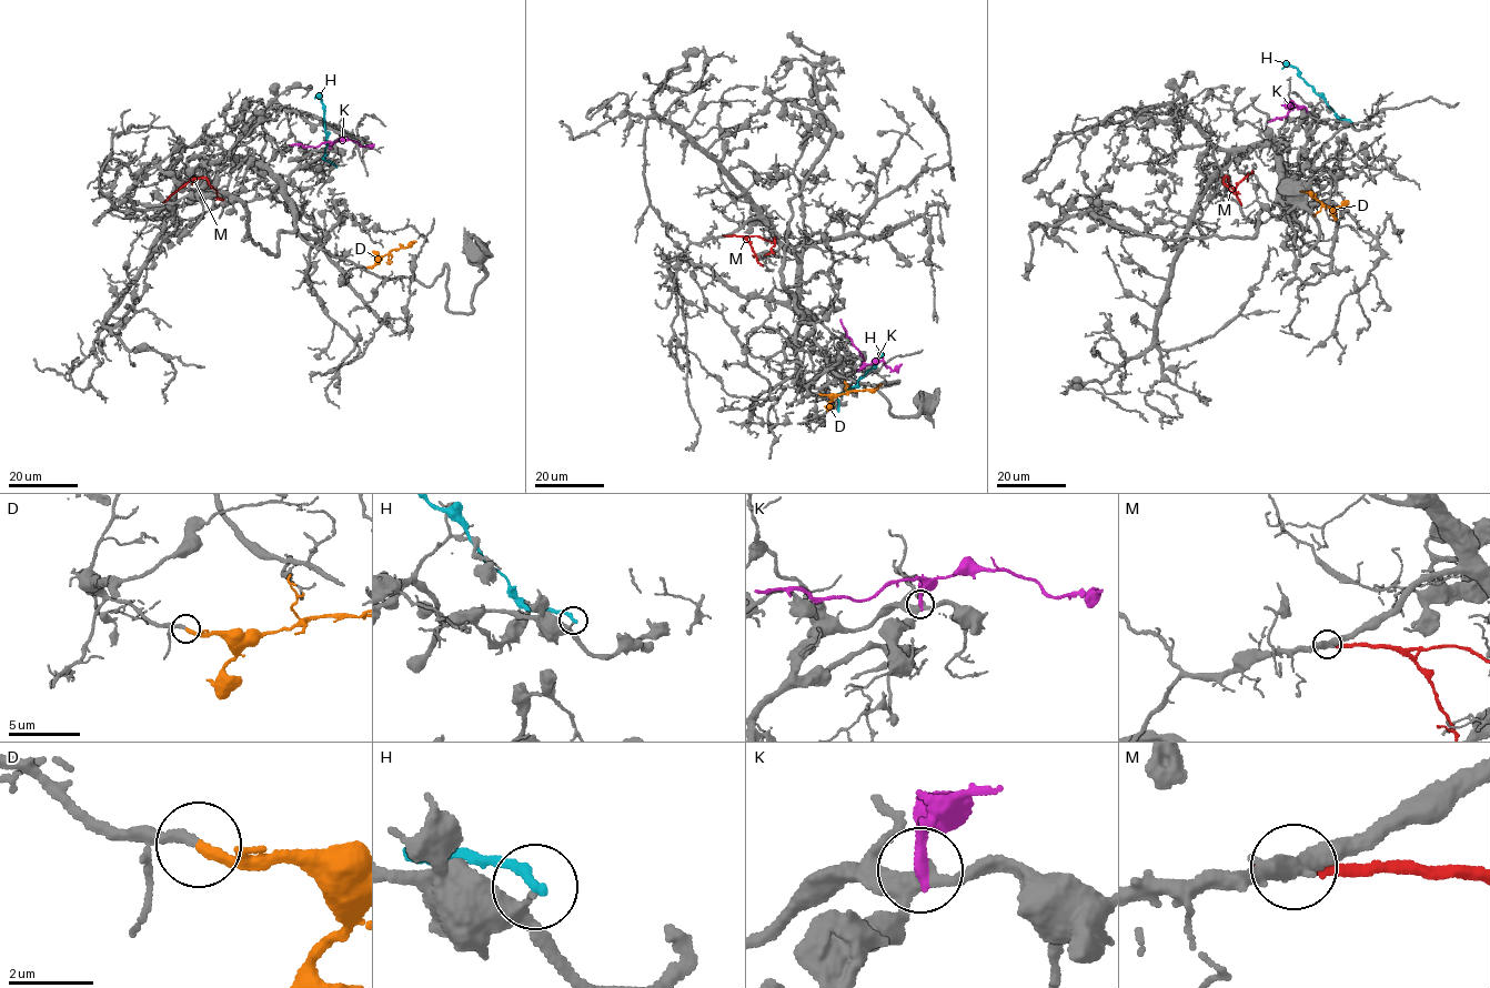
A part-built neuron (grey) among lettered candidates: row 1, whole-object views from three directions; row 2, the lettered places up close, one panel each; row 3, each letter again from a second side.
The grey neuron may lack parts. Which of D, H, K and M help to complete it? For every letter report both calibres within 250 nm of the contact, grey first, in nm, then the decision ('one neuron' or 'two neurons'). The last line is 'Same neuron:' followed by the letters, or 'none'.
D: 240 nm thick on the grey side, 280 nm on the other; one neuron
H: 120 nm thick on the grey side, 260 nm on the other; two neurons
K: 280 nm thick on the grey side, 280 nm on the other; two neurons
M: 280 nm thick on the grey side, 320 nm on the other; two neurons
Same neuron: D

